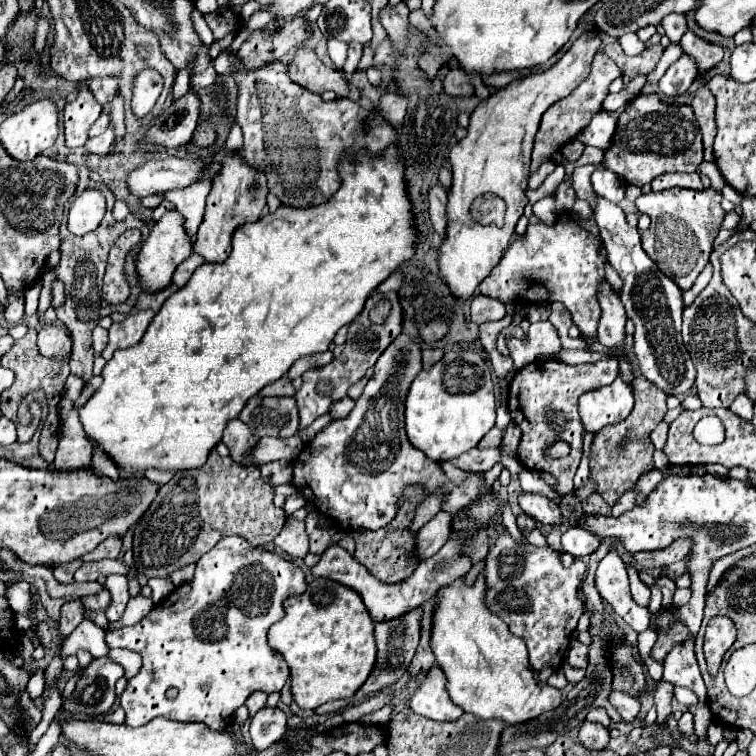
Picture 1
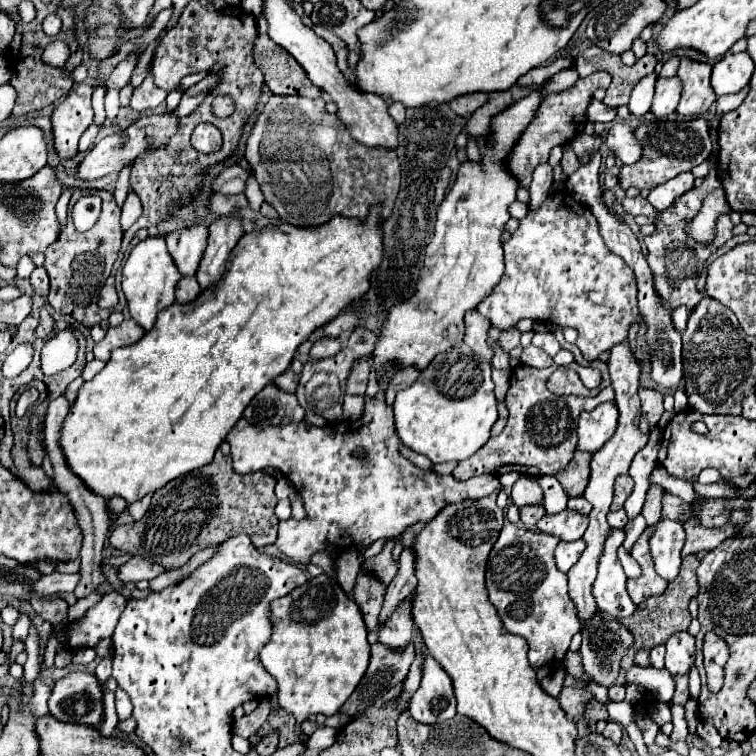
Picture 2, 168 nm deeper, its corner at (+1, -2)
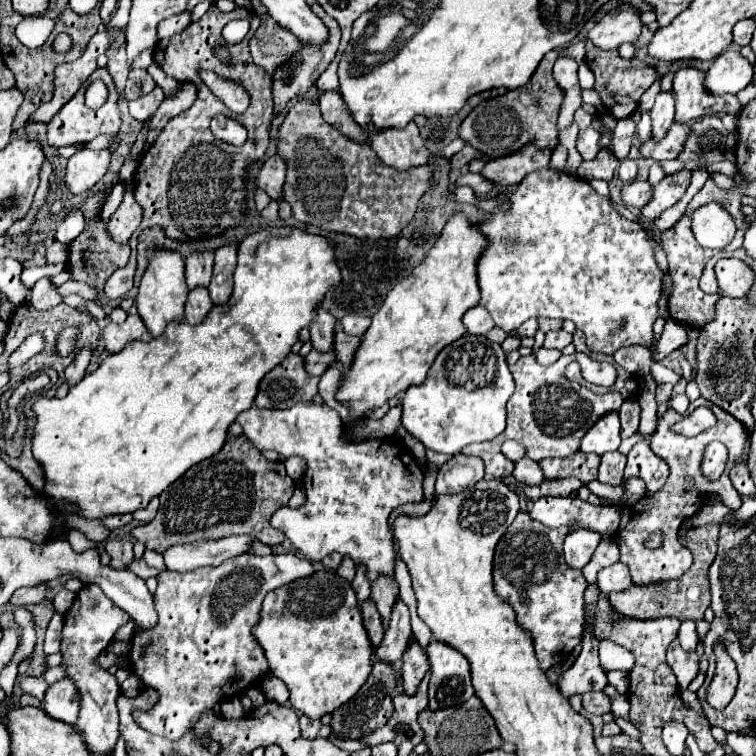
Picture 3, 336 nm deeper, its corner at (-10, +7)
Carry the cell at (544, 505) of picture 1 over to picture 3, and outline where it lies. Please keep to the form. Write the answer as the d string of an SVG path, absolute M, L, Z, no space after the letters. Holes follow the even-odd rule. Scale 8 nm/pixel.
M522 457L522 459L514 461L512 475L516 481L526 483L526 485L538 485L544 479L540 465L536 461L532 461L530 457Z

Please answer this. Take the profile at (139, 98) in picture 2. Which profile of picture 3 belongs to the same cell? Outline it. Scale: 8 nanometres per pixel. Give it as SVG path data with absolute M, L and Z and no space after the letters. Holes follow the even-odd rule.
M154 87L154 91L150 91L148 95L140 97L138 101L130 101L128 109L130 109L130 115L134 119L146 121L156 113L156 109L160 107L162 101L164 101L164 91L160 87Z

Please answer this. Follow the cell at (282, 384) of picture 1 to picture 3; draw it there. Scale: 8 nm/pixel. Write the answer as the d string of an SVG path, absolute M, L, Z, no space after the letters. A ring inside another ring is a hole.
M312 349L306 357L306 369L308 373L312 375L322 375L332 363L336 361L336 351L328 351L328 353L322 353L318 349Z

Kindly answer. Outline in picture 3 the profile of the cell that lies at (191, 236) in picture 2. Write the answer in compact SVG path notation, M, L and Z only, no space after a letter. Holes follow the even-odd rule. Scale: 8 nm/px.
M214 253L190 255L186 259L186 285L188 291L196 287L208 287L214 269Z

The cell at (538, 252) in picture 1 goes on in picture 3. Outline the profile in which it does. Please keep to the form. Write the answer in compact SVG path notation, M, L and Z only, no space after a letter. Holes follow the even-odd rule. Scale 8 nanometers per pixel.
M550 167L526 175L516 191L506 193L510 211L494 211L488 219L476 223L486 235L488 245L480 253L476 275L480 287L480 305L488 309L494 323L510 333L530 317L570 319L584 331L590 351L612 355L630 345L650 347L654 341L652 325L658 317L658 299L662 269L656 263L654 249L638 223L622 217L612 203L598 195L584 179L558 173Z

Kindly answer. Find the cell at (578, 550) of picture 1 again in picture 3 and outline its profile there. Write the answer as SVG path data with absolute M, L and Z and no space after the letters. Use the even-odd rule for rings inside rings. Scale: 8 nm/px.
M578 529L578 531L570 533L564 541L566 565L572 569L582 569L590 561L600 539L602 539L600 533L588 531L588 529Z

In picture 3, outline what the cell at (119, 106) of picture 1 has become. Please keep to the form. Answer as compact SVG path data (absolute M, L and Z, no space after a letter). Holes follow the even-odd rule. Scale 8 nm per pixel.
M188 11L180 13L180 15L172 15L172 17L158 23L156 33L158 33L158 37L172 37L172 35L180 33L188 23L190 23L190 13Z

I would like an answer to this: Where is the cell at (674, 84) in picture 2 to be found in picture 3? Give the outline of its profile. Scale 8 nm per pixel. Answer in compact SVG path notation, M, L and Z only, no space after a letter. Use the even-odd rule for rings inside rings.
M672 91L658 93L656 103L650 111L652 117L652 139L662 141L674 123L674 105L672 105Z

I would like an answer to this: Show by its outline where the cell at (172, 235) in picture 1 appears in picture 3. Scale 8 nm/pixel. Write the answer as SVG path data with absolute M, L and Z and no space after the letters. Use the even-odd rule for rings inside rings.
M150 249L148 257L150 257L150 265L140 281L140 293L136 297L136 307L150 335L160 337L168 323L184 321L184 303L188 297L188 289L184 281L184 261L178 253L164 251L164 249Z

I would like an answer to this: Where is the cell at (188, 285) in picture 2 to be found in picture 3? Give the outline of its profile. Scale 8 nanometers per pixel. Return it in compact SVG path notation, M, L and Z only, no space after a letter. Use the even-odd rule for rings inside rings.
M194 289L188 293L188 301L186 301L186 321L190 325L200 325L206 315L212 309L212 301L208 295L208 289Z

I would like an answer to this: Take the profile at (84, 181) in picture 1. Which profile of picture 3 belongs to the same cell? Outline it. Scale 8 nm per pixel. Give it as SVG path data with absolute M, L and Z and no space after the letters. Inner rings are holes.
M102 191L94 193L92 197L88 197L86 203L84 203L84 207L82 207L84 217L90 221L90 229L84 231L84 233L80 233L80 235L70 243L70 247L68 247L68 249L70 249L68 271L70 271L72 279L82 281L82 283L88 283L88 285L92 285L94 289L98 289L98 293L100 293L98 303L108 305L108 307L116 307L116 305L118 305L118 299L116 299L116 301L110 301L102 291L104 291L104 283L108 281L108 277L110 277L116 269L120 269L120 267L124 267L124 265L128 263L130 247L112 241L112 237L108 235L106 225L102 223L102 219L100 219L100 217L94 217L96 211L98 211L98 203L100 203L100 199L102 199Z

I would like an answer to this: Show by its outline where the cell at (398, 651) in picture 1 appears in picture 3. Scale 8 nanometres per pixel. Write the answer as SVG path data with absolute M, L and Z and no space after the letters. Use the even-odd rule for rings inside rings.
M378 661L374 663L364 687L360 689L360 693L356 693L356 697L352 697L352 701L344 703L340 709L336 709L336 713L332 713L332 723L330 723L330 733L338 739L360 739L370 735L372 731L380 729L386 725L388 717L392 717L392 691L396 687L396 673L388 673L388 669L384 669L384 665L380 665Z

